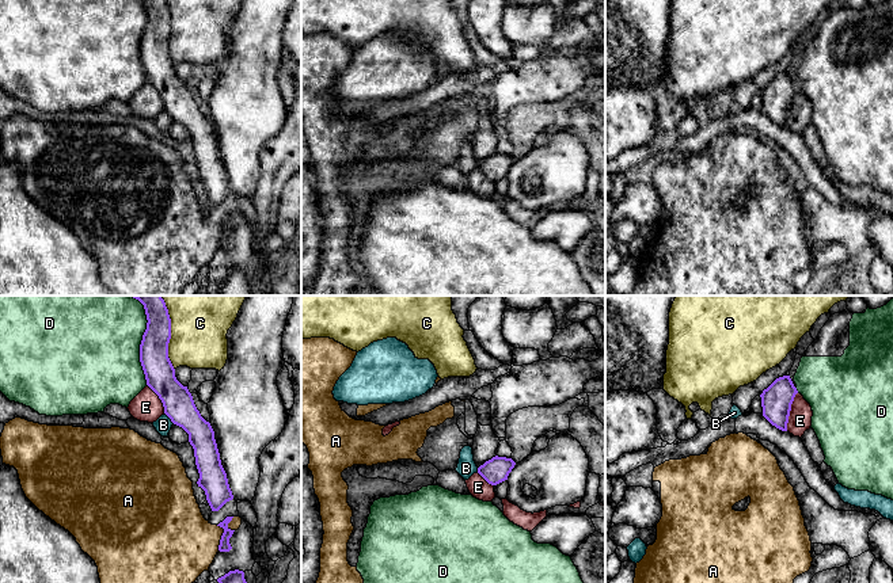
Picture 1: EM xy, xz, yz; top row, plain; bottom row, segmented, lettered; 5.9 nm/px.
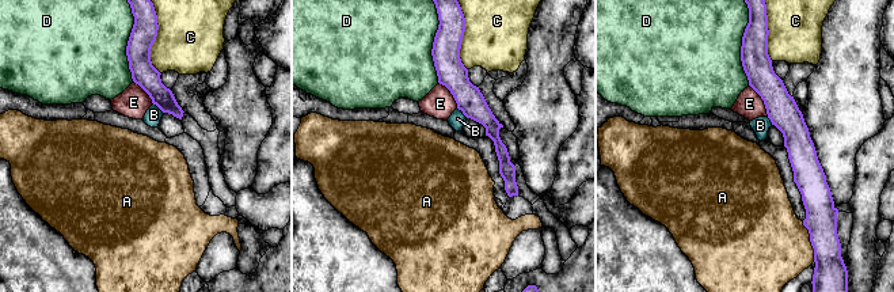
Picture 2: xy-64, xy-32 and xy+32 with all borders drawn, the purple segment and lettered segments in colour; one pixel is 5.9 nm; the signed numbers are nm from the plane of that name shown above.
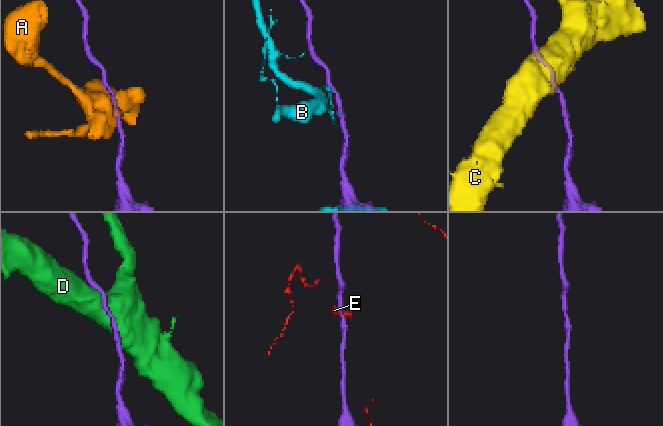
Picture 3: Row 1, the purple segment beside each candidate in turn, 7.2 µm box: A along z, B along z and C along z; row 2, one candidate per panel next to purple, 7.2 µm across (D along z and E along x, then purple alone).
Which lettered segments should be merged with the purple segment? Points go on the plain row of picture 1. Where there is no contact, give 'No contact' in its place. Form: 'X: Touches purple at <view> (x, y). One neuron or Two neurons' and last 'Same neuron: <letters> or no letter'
A: Touches purple at xy (221, 232). Two neurons
B: Touches purple at xy (168, 113). Two neurons
C: Touches purple at xy (170, 33). Two neurons
D: Touches purple at xy (140, 41). Two neurons
E: Touches purple at yz (790, 106). Two neurons
Same neuron: no letter

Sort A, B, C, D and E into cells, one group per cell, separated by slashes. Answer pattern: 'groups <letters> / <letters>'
groups A / B / C / D / E

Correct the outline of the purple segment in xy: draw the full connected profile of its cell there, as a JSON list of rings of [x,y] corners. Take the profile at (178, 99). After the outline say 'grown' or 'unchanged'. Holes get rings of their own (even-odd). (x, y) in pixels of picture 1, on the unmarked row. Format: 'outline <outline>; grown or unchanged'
outline [[[142,0],[147,26],[140,41],[140,58],[147,81],[159,92],[164,110],[189,130],[200,169],[198,183],[205,187],[212,207],[233,195],[227,169],[221,161],[214,127],[197,106],[187,83],[175,73],[168,54],[171,15],[166,0]]]; unchanged

